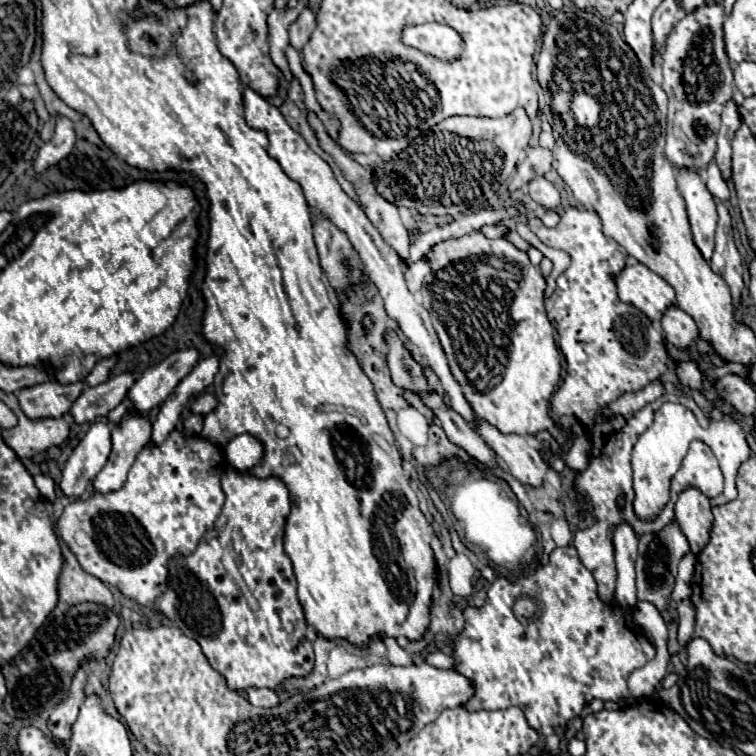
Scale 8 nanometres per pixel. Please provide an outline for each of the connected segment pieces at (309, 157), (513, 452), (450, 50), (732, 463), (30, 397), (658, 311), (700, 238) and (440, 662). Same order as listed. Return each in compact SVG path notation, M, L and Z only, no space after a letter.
M244 86L244 110L246 110L246 122L250 128L256 128L256 130L262 130L266 132L268 140L270 140L270 146L268 146L268 154L272 158L276 158L280 162L280 166L284 168L284 172L296 180L302 190L304 190L304 196L308 200L308 204L320 212L324 212L324 216L328 216L342 232L348 234L352 246L360 252L362 256L362 262L366 266L366 272L370 274L370 280L376 284L376 288L380 290L382 298L384 298L384 306L386 306L386 312L392 320L396 320L404 332L404 336L408 340L412 340L412 344L418 346L420 354L424 356L424 360L428 360L430 368L436 372L436 376L440 378L444 390L446 390L446 396L450 400L450 406L468 422L474 420L472 416L472 408L468 406L468 402L464 400L464 394L462 394L462 388L460 384L454 380L454 376L450 374L450 368L448 368L448 362L446 362L446 356L444 356L444 350L440 346L440 340L432 328L432 322L430 322L430 316L428 316L428 310L416 302L416 298L410 294L410 290L406 288L406 280L404 280L404 274L402 274L402 268L400 268L400 258L396 254L396 250L380 236L380 232L376 230L376 226L368 220L368 216L364 214L364 210L340 188L338 180L334 178L332 174L332 168L318 156L310 150L310 146L306 144L306 140L290 128L290 124L284 120L284 116L280 114L280 110L272 104L268 104L260 94L256 94L252 88Z
M484 422L478 426L478 434L492 446L498 460L510 474L530 486L542 486L548 464L544 462L540 450L532 448L526 438L518 434L500 434L496 428Z
M438 22L404 26L402 42L404 42L404 46L416 48L442 62L454 62L464 52L462 36L454 28L450 28L446 24L438 24Z
M720 398L720 404L712 410L710 426L706 428L710 440L708 438L702 440L712 448L714 456L720 462L724 480L726 480L724 492L710 500L712 506L722 506L736 498L736 484L734 484L736 472L738 472L740 464L750 458L750 448L748 448L742 428L732 418L726 418L726 414L730 414L730 412L732 412L732 406Z
M48 380L44 384L36 384L36 386L20 390L18 392L18 402L20 402L20 408L24 410L24 414L28 418L32 418L32 420L38 420L38 418L60 418L64 412L68 412L72 408L72 404L82 394L82 390L84 390L84 382L76 382L76 384L64 386L58 380Z
M630 262L616 276L616 286L620 300L642 310L652 322L660 322L666 310L676 304L674 288L640 262Z
M690 168L678 170L678 190L686 200L688 220L694 234L694 244L702 252L704 260L710 262L714 252L714 232L716 232L716 204L706 184L698 176L698 172Z
M430 652L426 656L426 662L436 666L436 668L452 668L452 666L456 666L456 660L450 654L444 654L444 652Z

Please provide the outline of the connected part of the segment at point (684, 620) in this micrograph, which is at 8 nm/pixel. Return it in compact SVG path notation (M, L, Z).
M690 598L682 600L678 604L678 644L684 648L694 634L694 624L696 624L696 608L690 602Z

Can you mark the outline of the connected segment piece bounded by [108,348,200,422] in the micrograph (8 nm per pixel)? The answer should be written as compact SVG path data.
M194 348L178 350L178 352L172 352L160 364L148 368L130 388L126 400L108 414L108 420L118 422L128 410L150 412L154 406L164 402L166 396L174 392L174 388L182 378L186 378L194 370L194 366L198 364L198 358L200 354Z

